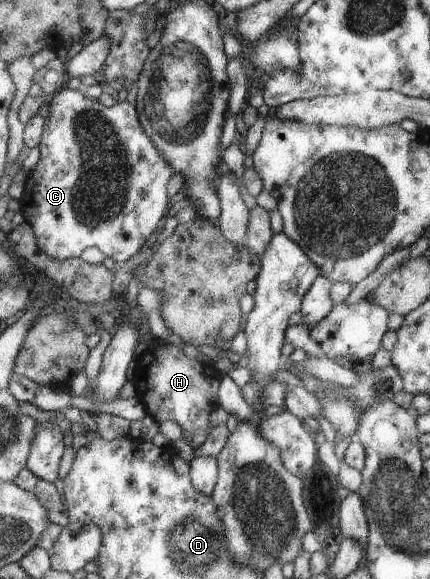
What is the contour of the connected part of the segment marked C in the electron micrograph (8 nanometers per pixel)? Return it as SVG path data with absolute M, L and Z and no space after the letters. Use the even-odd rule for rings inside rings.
M64 87L48 101L49 116L45 121L44 135L40 145L40 159L37 166L30 171L26 177L25 191L18 195L20 203L20 211L26 221L33 229L36 242L40 251L47 257L66 261L67 259L79 258L84 249L95 246L99 248L106 256L110 257L117 265L122 265L124 261L128 261L130 257L136 257L134 253L144 245L144 241L150 237L150 233L158 227L158 221L167 215L166 207L168 207L167 183L173 174L169 163L161 156L161 152L154 147L152 140L145 134L140 127L138 116L136 113L135 103L116 101L110 107L88 99L82 95L82 88L73 90Z

